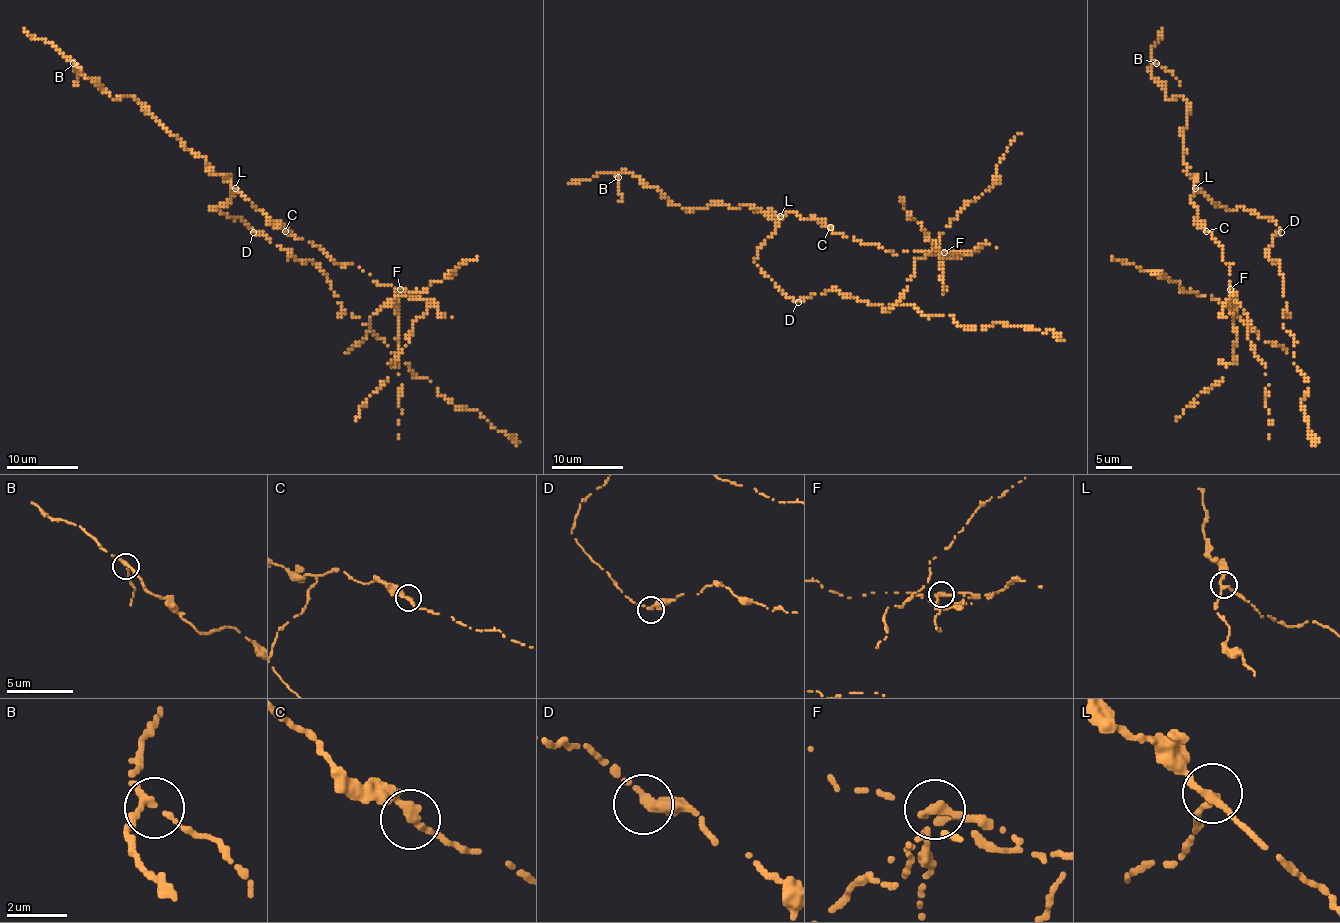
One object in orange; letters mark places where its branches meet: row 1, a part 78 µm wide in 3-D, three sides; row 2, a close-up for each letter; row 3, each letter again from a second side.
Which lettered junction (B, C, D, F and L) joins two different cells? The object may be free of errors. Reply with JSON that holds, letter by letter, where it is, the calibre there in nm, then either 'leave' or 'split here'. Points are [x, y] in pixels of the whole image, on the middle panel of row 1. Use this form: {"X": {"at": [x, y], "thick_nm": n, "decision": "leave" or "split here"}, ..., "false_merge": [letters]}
{"B": {"at": [618, 177], "thick_nm": 200, "decision": "leave"}, "C": {"at": [830, 227], "thick_nm": 280, "decision": "leave"}, "D": {"at": [798, 302], "thick_nm": 320, "decision": "leave"}, "F": {"at": [944, 252], "thick_nm": 240, "decision": "split here"}, "L": {"at": [780, 216], "thick_nm": 220, "decision": "leave"}, "false_merge": ["F"]}

